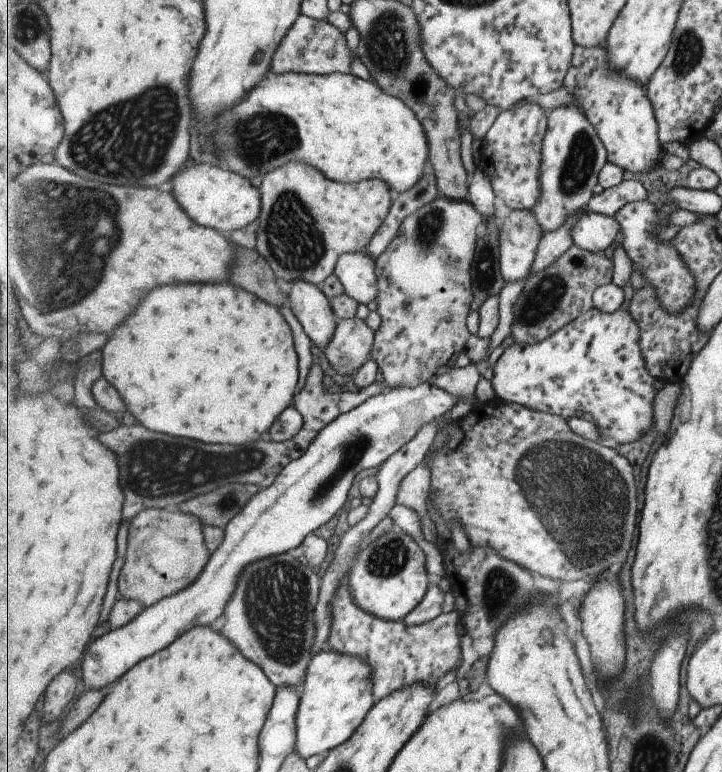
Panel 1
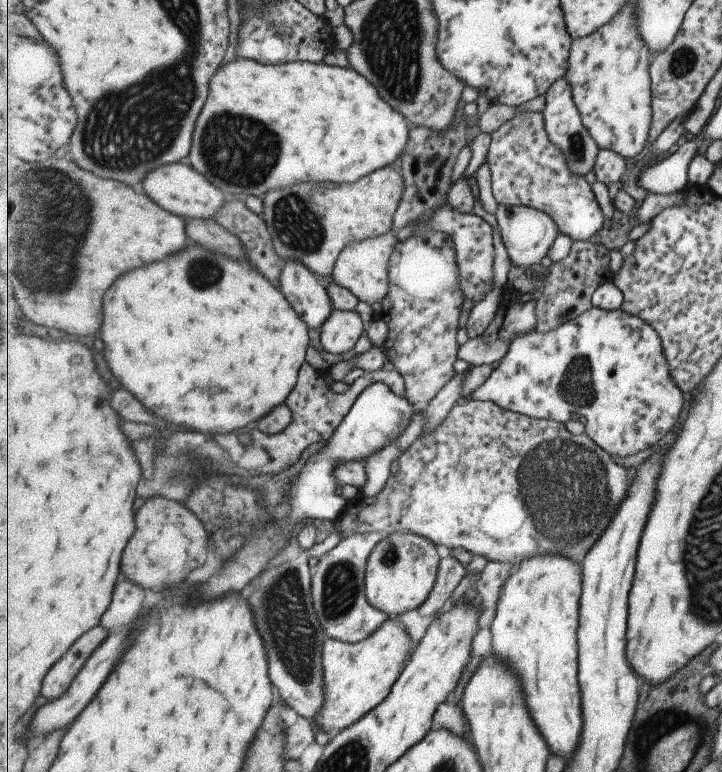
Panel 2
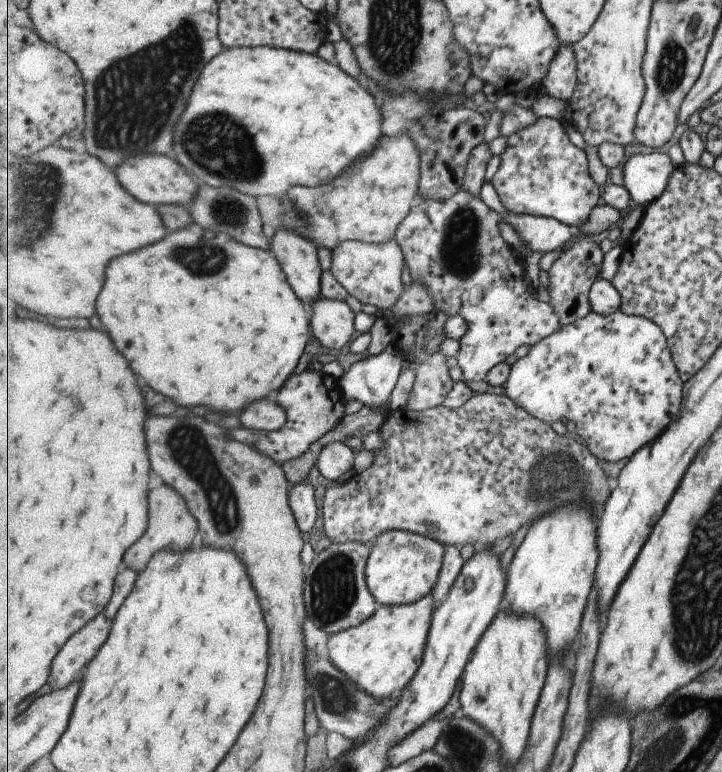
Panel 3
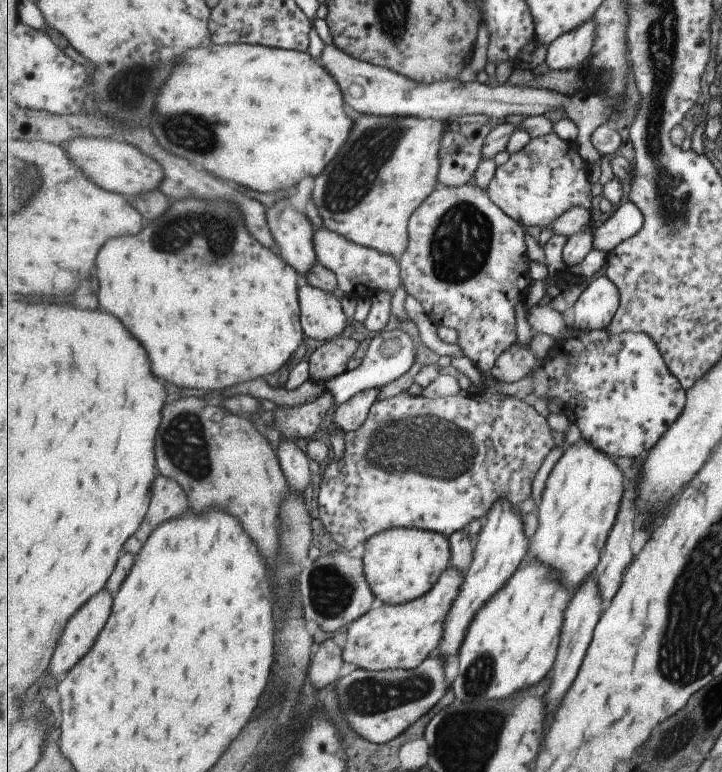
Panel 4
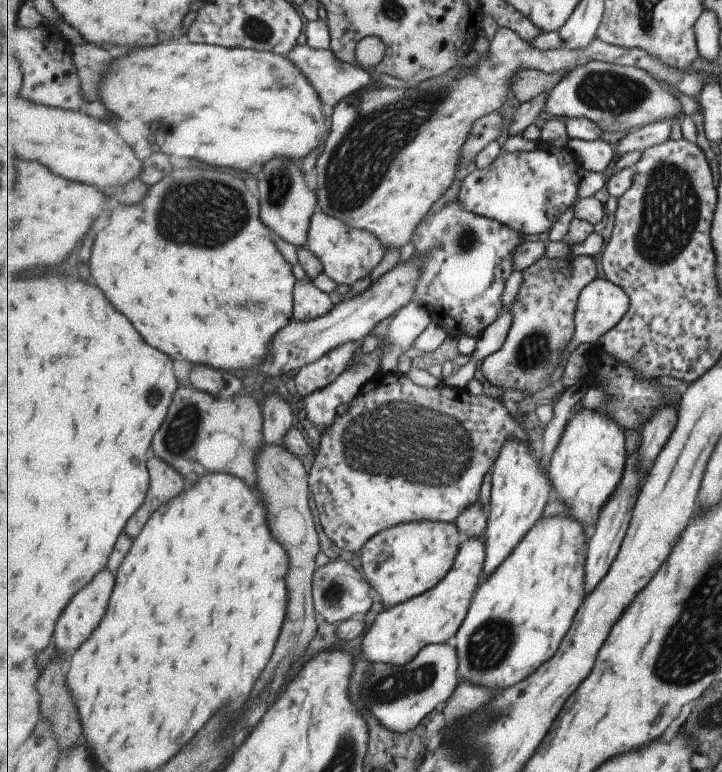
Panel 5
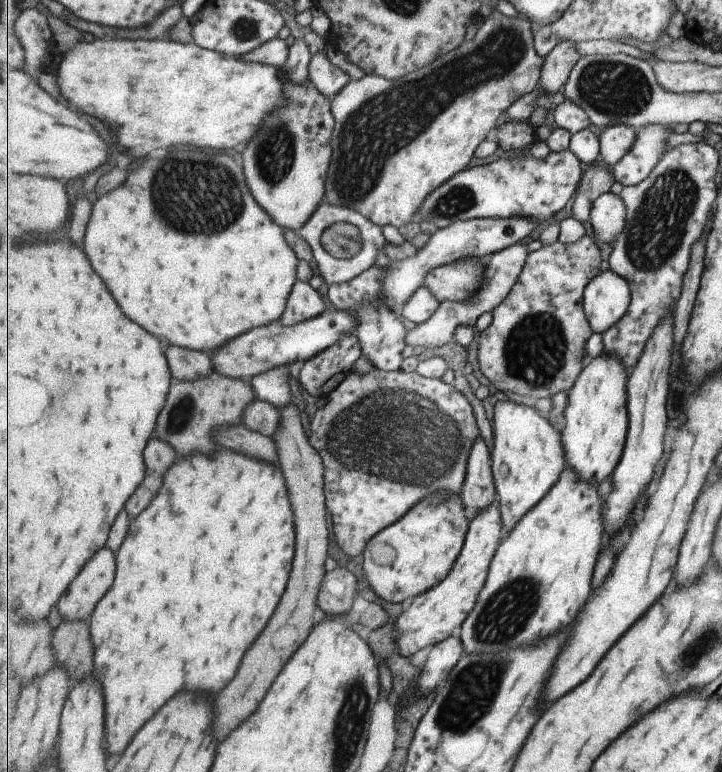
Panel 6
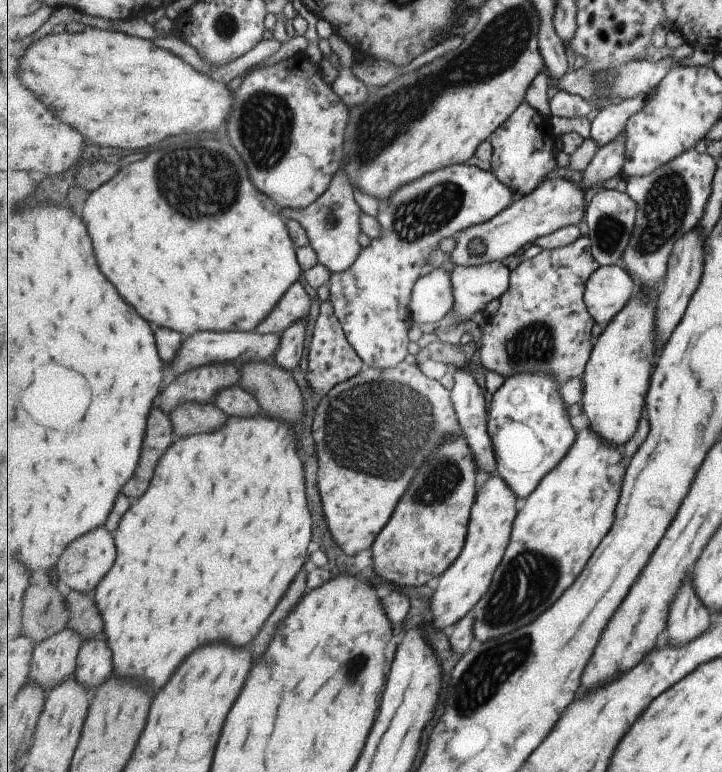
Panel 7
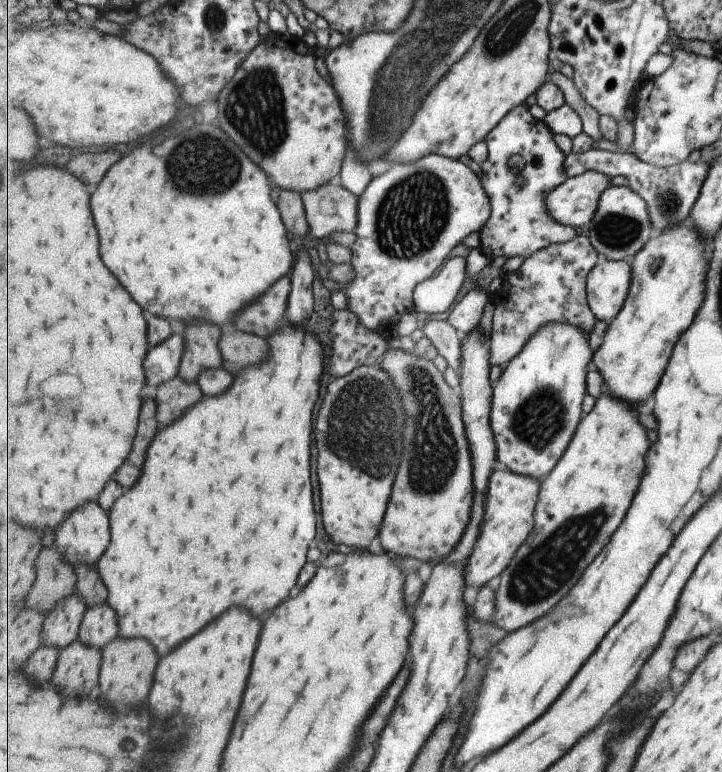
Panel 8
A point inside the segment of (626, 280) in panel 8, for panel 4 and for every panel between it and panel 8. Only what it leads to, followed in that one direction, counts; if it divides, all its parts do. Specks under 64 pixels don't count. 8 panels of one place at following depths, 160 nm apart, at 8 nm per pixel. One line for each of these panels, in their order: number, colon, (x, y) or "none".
4: (595, 310)
5: (603, 304)
6: (607, 299)
7: (609, 290)

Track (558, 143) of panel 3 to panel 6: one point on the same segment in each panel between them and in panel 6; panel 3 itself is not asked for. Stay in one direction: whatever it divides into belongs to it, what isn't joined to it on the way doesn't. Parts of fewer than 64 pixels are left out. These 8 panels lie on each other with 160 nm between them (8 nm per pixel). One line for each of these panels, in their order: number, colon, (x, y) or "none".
4: (537, 185)
5: (528, 190)
6: (539, 188)

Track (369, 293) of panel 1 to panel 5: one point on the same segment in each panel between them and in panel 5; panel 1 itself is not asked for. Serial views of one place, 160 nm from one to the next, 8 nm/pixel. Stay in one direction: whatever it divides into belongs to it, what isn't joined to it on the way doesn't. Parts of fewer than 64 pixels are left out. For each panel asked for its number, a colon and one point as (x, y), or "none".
2: (363, 267)
3: (373, 273)
4: (361, 271)
5: (348, 254)

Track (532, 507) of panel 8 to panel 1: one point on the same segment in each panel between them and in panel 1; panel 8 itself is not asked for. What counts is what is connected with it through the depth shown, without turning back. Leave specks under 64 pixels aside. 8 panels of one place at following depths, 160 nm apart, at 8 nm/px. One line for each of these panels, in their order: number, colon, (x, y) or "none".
1: (338, 693)
2: (359, 676)
3: (382, 655)
4: (402, 636)
5: (398, 634)
6: (432, 617)
7: (467, 581)

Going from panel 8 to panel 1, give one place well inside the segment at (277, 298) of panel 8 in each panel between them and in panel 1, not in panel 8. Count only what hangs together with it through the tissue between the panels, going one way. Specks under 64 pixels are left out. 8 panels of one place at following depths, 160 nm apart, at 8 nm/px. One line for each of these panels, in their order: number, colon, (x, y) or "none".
1: (351, 346)
2: (341, 331)
3: (332, 321)
4: (323, 317)
5: (310, 303)
6: (305, 303)
7: (295, 304)

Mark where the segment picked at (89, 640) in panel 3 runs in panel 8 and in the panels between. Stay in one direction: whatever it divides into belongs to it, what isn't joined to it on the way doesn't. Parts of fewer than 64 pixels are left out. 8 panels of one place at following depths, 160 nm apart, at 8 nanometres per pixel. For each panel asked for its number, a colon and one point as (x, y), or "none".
4: (81, 632)
5: (84, 612)
6: (97, 577)
7: (86, 561)
8: (84, 536)

